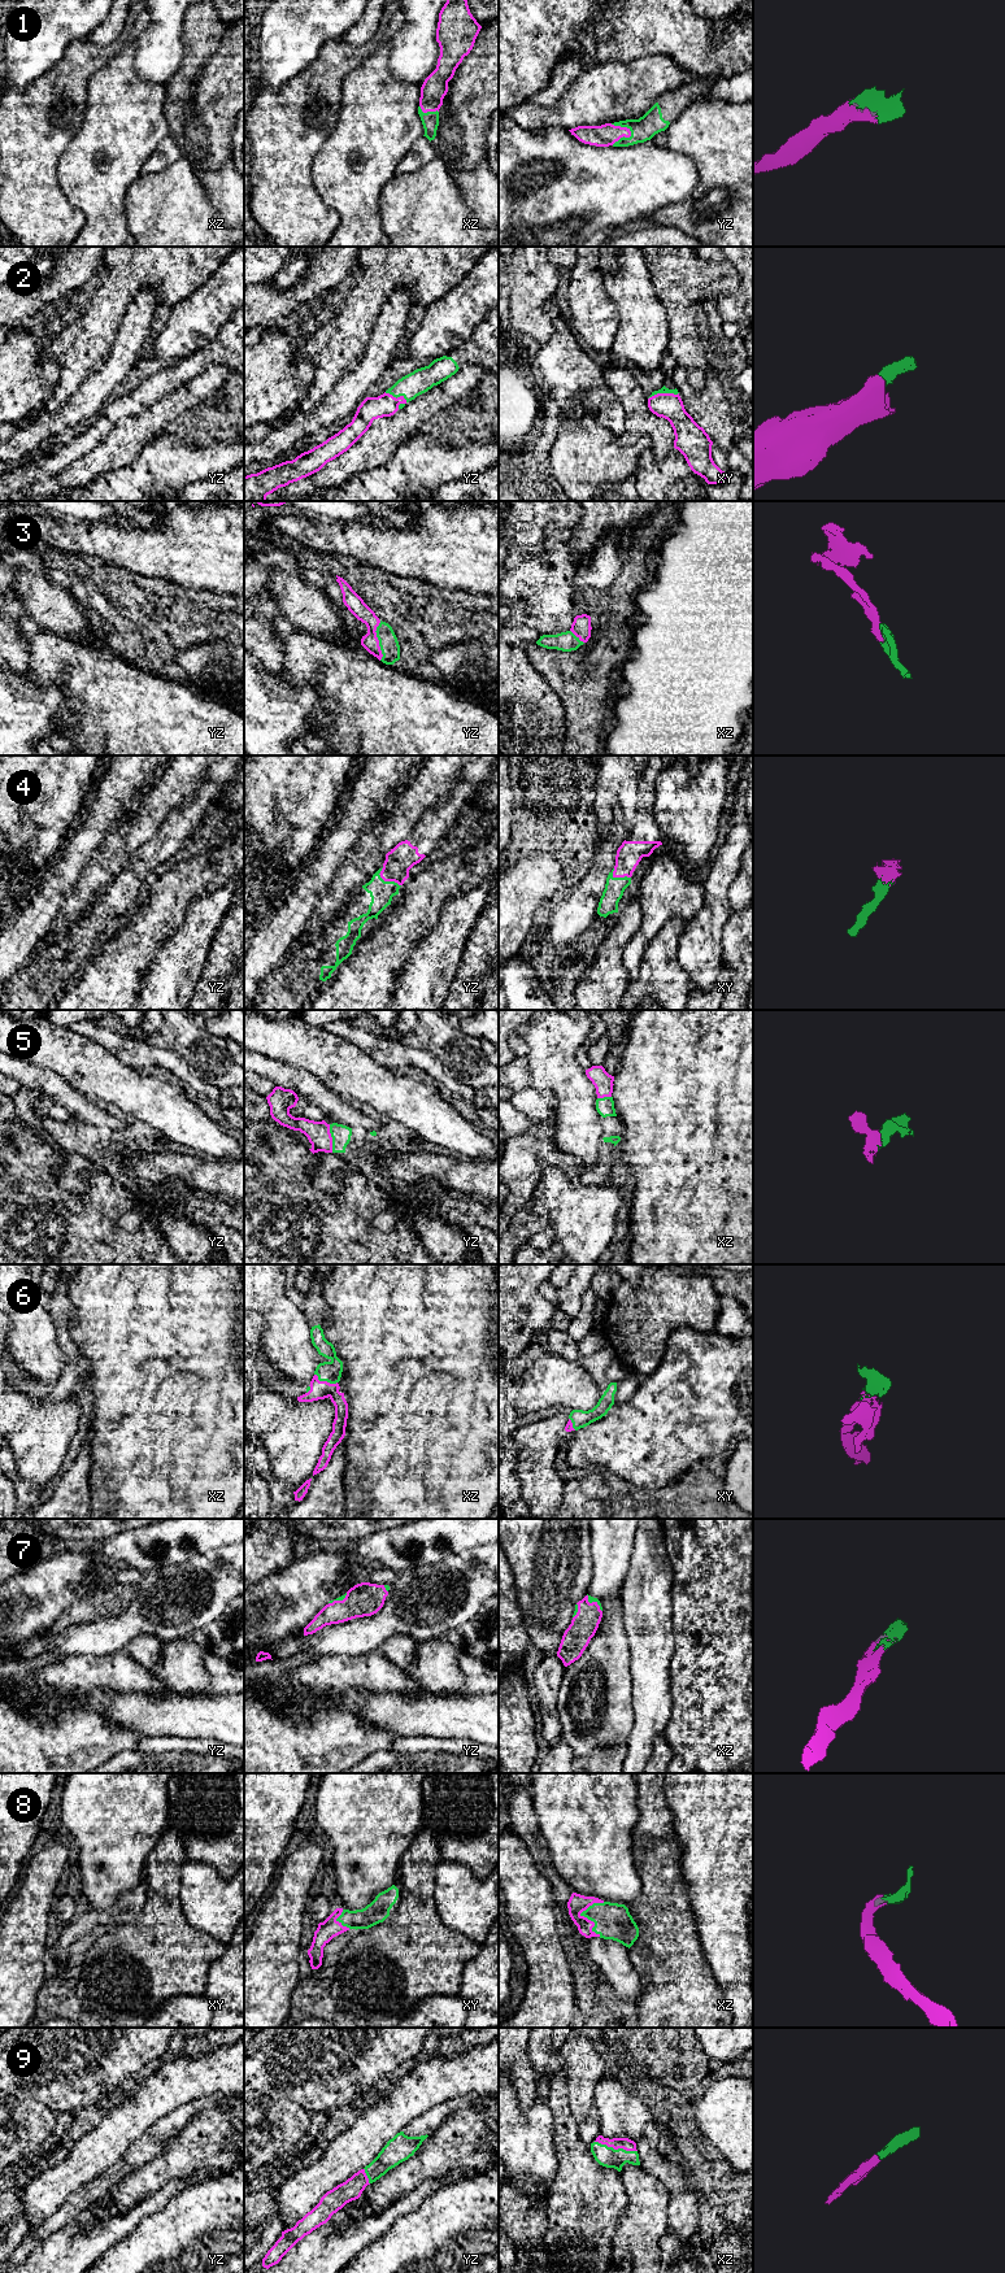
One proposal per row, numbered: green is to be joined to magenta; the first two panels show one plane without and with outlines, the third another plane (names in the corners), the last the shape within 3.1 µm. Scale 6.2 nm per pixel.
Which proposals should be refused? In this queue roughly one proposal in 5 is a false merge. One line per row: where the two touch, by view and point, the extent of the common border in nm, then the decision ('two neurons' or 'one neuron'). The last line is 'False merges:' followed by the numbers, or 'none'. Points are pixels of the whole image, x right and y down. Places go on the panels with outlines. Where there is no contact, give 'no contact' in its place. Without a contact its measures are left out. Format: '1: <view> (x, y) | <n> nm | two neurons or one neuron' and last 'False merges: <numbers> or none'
1: yz (623, 135) | 160 nm | one neuron
2: yz (395, 397) | 160 nm | one neuron
3: yz (378, 640) | 240 nm | one neuron
4: yz (387, 880) | 170 nm | one neuron
5: yz (331, 1139) | 180 nm | one neuron
6: xz (325, 1381) | 160 nm | one neuron
7: xz (594, 1602) | 140 nm | one neuron
8: xz (587, 1919) | 220 nm | one neuron
9: xz (616, 2149) | 280 nm | one neuron
False merges: none

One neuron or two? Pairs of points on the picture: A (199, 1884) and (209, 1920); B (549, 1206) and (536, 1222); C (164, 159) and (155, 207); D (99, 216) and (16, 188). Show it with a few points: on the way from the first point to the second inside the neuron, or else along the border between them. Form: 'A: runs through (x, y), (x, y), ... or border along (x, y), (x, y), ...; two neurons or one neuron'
A: runs through (204, 1893), (209, 1901), (209, 1911); one neuron
B: border along (529, 1205), (547, 1223); two neurons
C: border along (182, 157), (157, 172), (140, 175); two neurons
D: border along (61, 188), (85, 216), (85, 225), (79, 233); two neurons

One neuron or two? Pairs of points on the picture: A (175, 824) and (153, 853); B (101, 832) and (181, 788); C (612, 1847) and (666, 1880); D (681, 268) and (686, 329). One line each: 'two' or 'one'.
A: one
B: two
C: two
D: one

